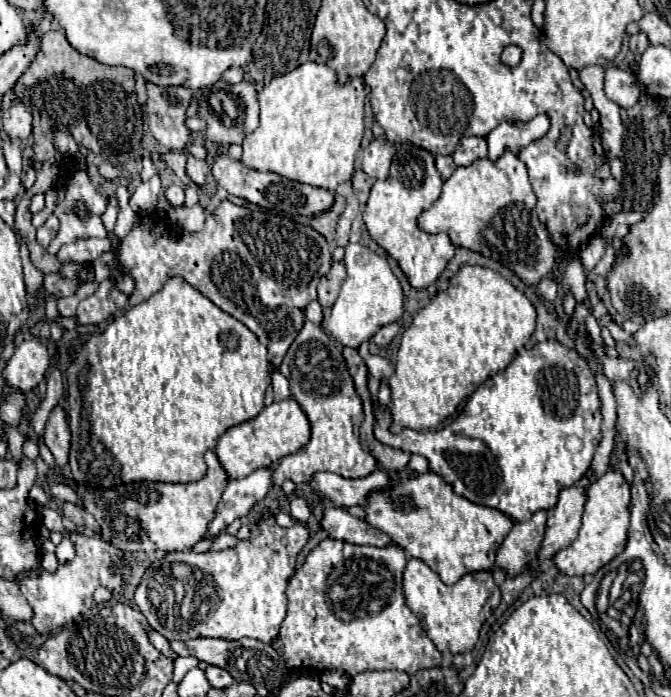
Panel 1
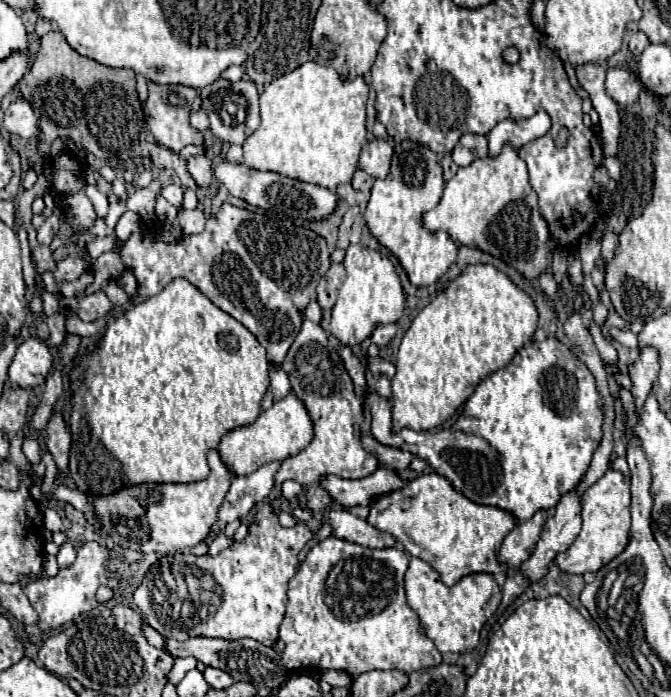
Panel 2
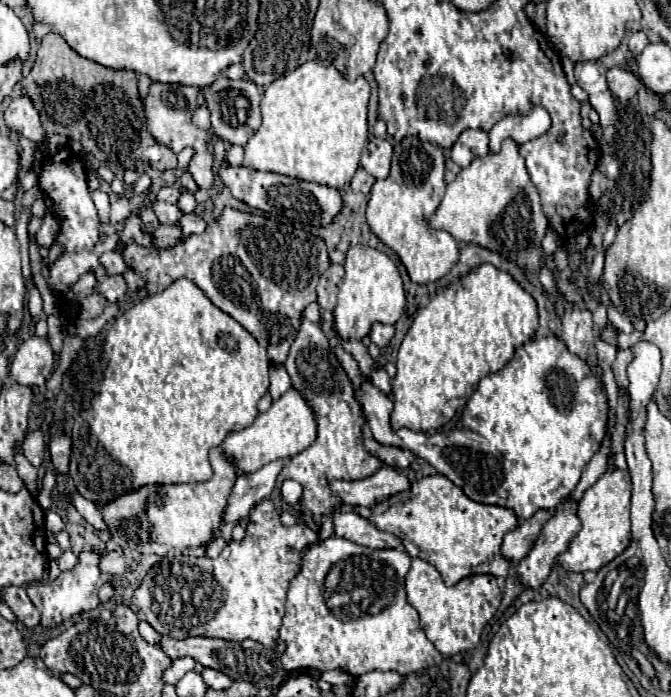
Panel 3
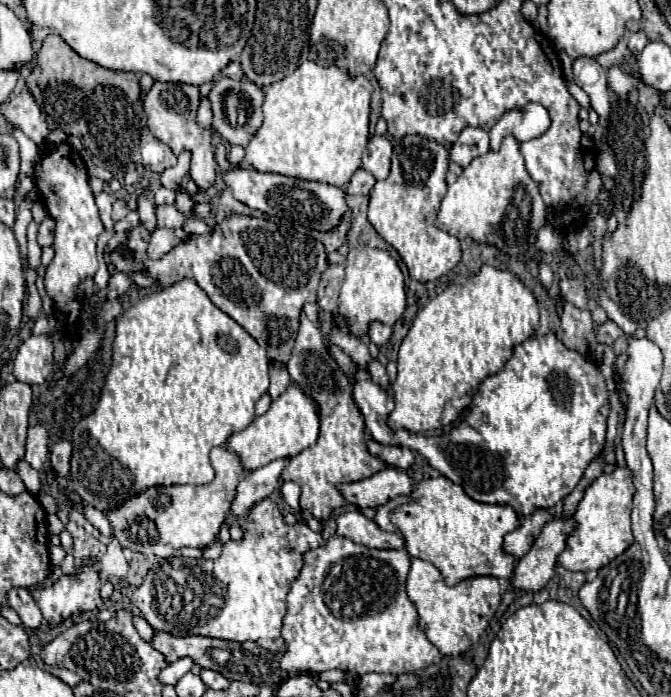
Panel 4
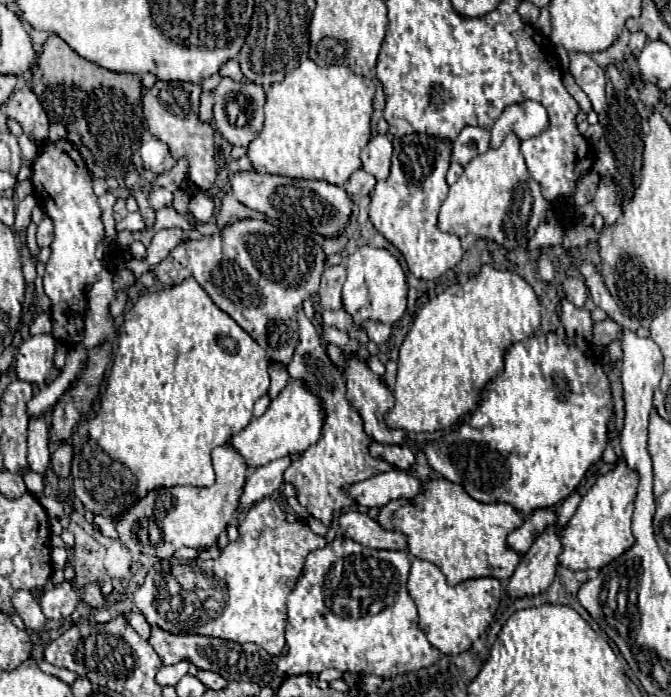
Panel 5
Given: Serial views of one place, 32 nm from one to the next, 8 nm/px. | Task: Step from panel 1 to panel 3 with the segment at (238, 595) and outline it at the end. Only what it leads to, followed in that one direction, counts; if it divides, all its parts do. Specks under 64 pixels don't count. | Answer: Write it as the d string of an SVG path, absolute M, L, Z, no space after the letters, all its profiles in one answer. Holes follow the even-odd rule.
M262 500L250 512L250 520L246 524L246 536L242 542L230 540L218 558L188 558L178 556L174 562L168 562L168 568L160 564L152 566L144 576L144 582L134 590L132 604L144 614L144 620L160 634L168 634L172 638L188 638L188 636L210 636L222 640L256 640L264 648L276 650L280 644L280 626L284 618L284 604L290 580L298 574L302 566L300 552L312 544L320 544L318 532L310 530L304 522L296 522L294 526L284 526L280 520L280 512L272 504L272 500Z

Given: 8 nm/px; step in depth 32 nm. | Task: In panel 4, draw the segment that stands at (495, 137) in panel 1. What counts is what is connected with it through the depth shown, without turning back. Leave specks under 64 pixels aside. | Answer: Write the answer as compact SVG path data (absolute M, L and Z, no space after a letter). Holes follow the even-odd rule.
M530 102L524 108L508 110L490 130L490 148L500 148L502 140L512 134L518 142L526 142L530 138L540 136L550 126L550 116L542 104Z

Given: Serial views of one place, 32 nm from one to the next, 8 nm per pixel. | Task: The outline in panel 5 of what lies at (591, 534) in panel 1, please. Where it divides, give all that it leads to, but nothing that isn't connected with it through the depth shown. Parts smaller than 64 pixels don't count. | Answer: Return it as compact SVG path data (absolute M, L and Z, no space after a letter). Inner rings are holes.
M618 462L610 472L602 474L596 484L582 496L582 502L576 514L570 518L566 528L560 534L562 554L558 562L570 570L588 570L604 568L626 550L634 546L634 536L630 530L634 500L638 490L638 472L630 470L626 462Z

